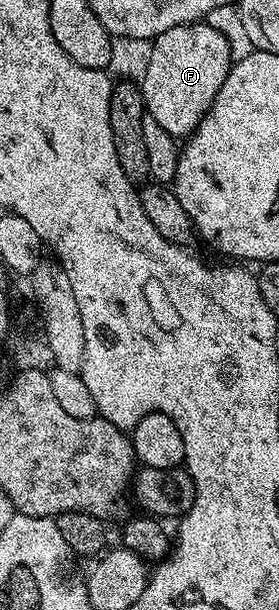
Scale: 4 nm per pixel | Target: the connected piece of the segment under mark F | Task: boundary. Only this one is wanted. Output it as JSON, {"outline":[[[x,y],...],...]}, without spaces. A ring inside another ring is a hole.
{"outline":[[[197,22],[194,24],[183,24],[182,26],[174,26],[174,30],[166,30],[166,34],[157,36],[152,41],[153,50],[151,51],[150,64],[146,69],[144,79],[139,81],[140,91],[144,94],[144,106],[147,115],[154,118],[154,122],[158,122],[158,126],[162,126],[162,130],[166,130],[166,134],[170,134],[174,138],[187,138],[191,136],[194,129],[200,125],[200,117],[202,110],[212,107],[214,98],[218,94],[218,90],[222,86],[222,82],[226,82],[228,77],[228,69],[232,67],[234,61],[232,59],[232,51],[226,42],[226,38],[218,30],[214,30],[207,22]]]}

